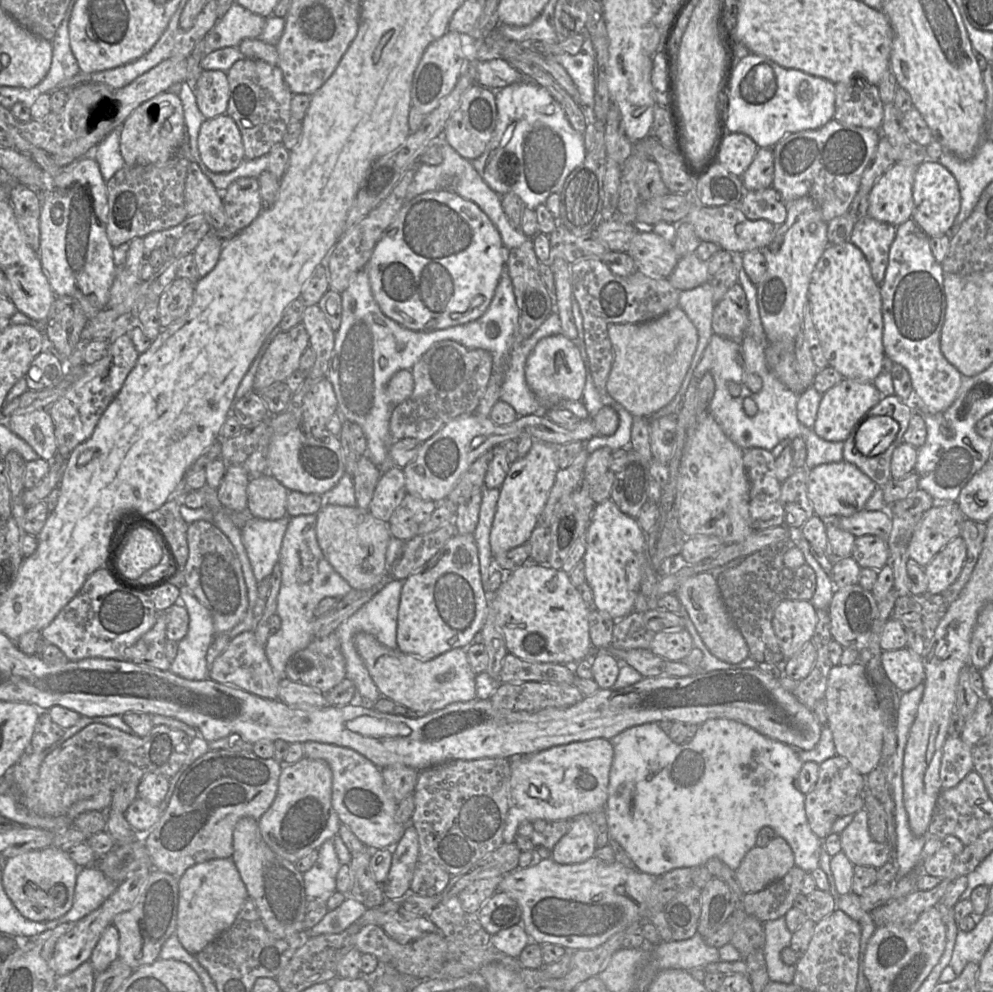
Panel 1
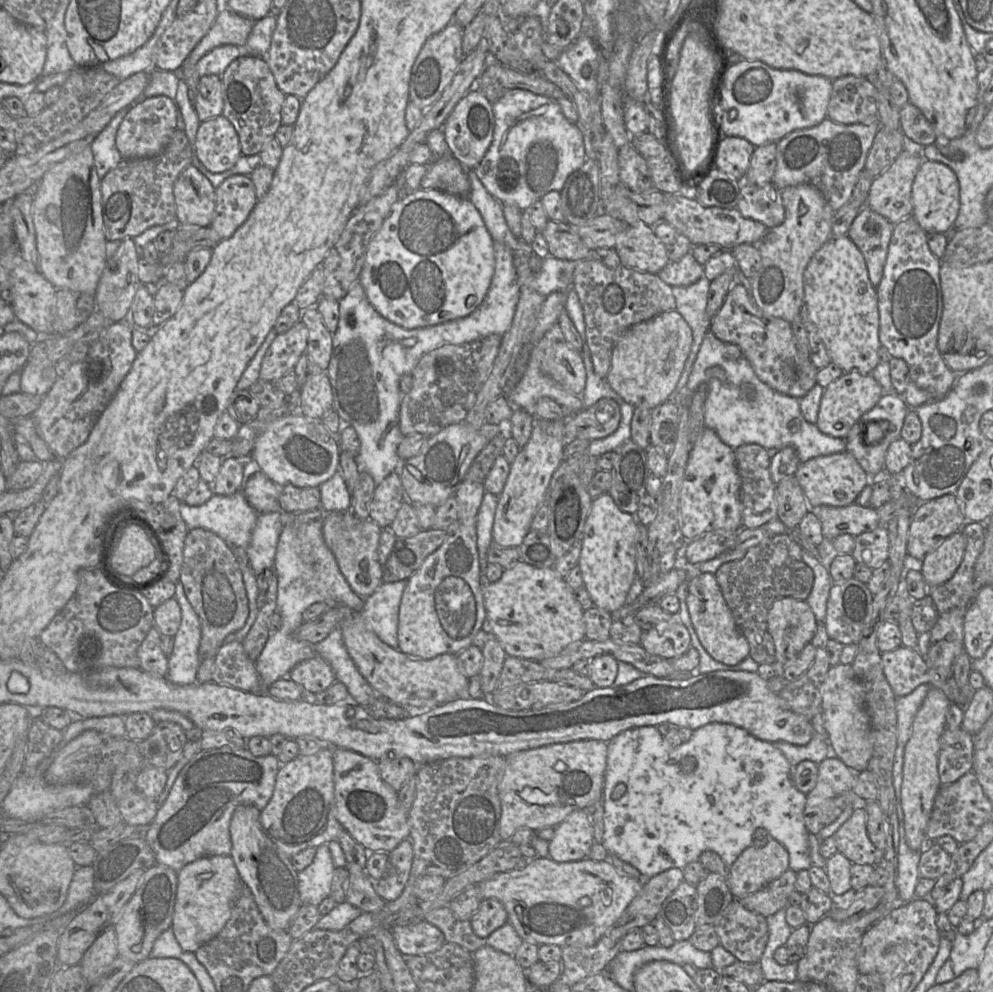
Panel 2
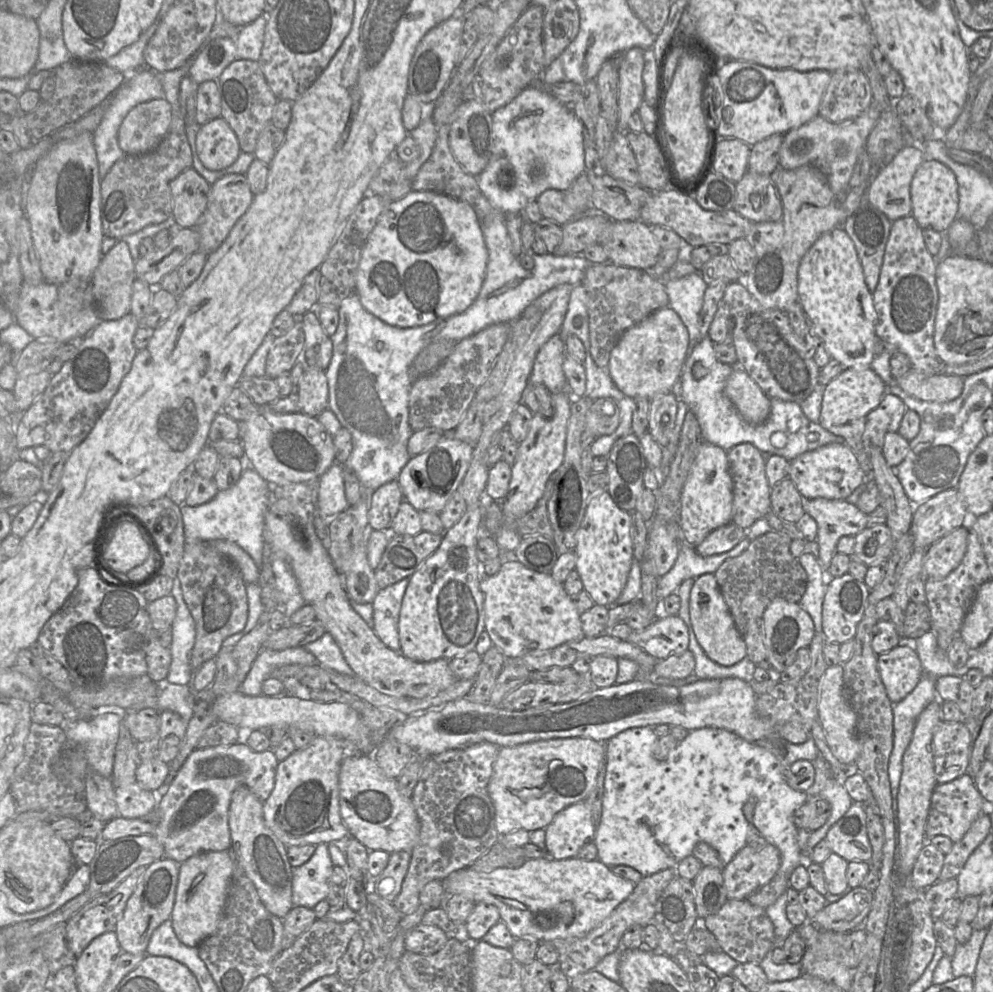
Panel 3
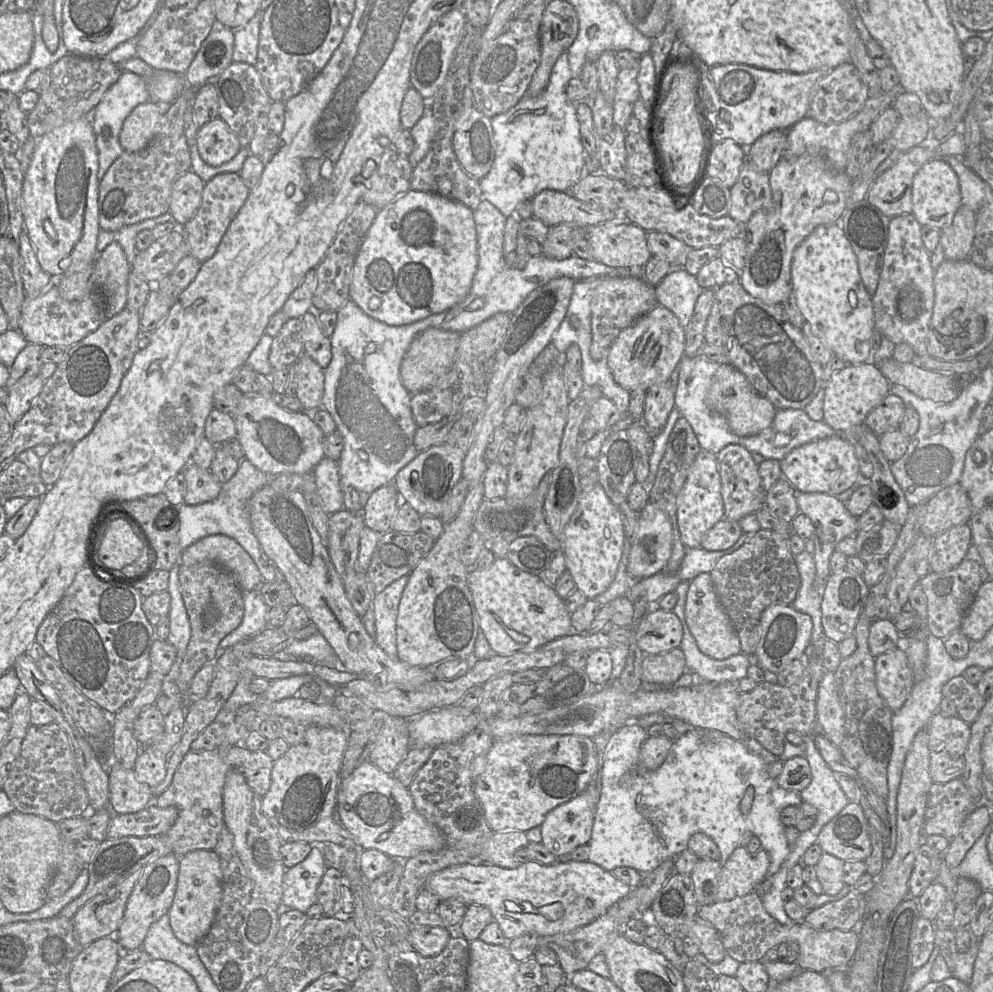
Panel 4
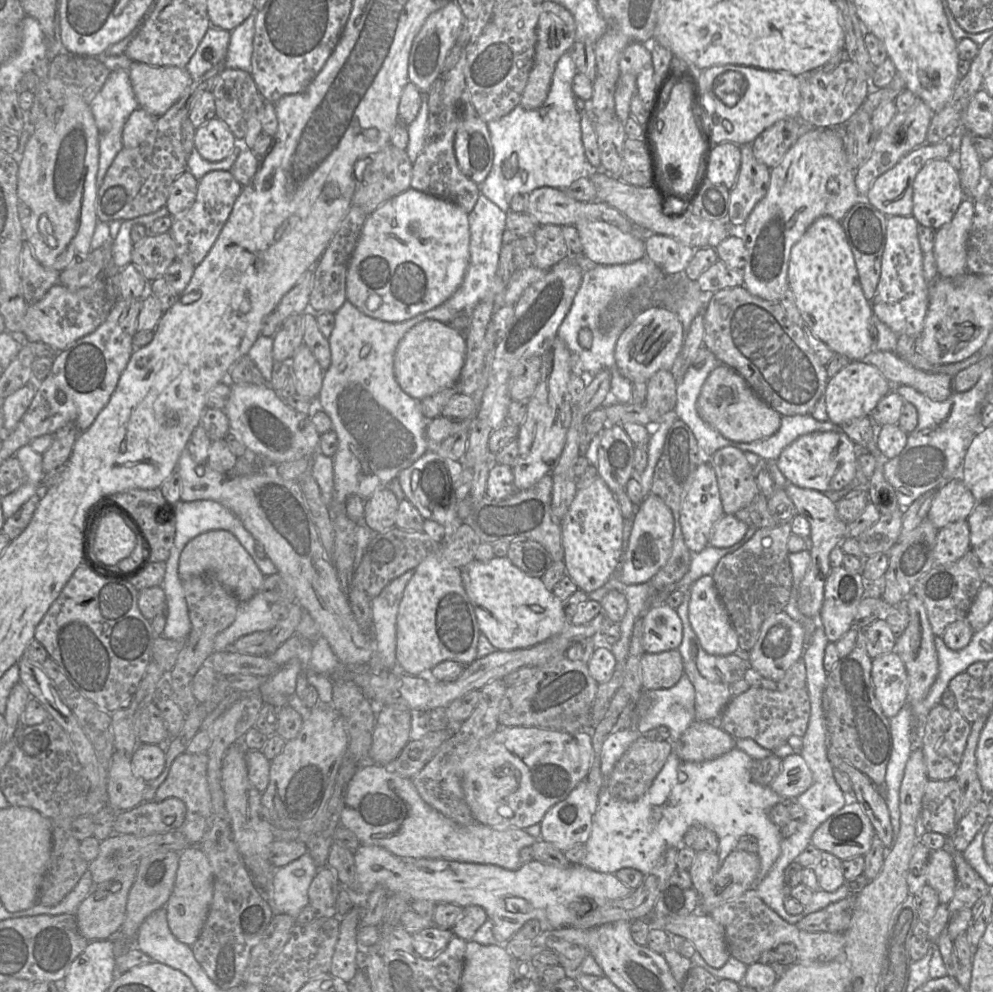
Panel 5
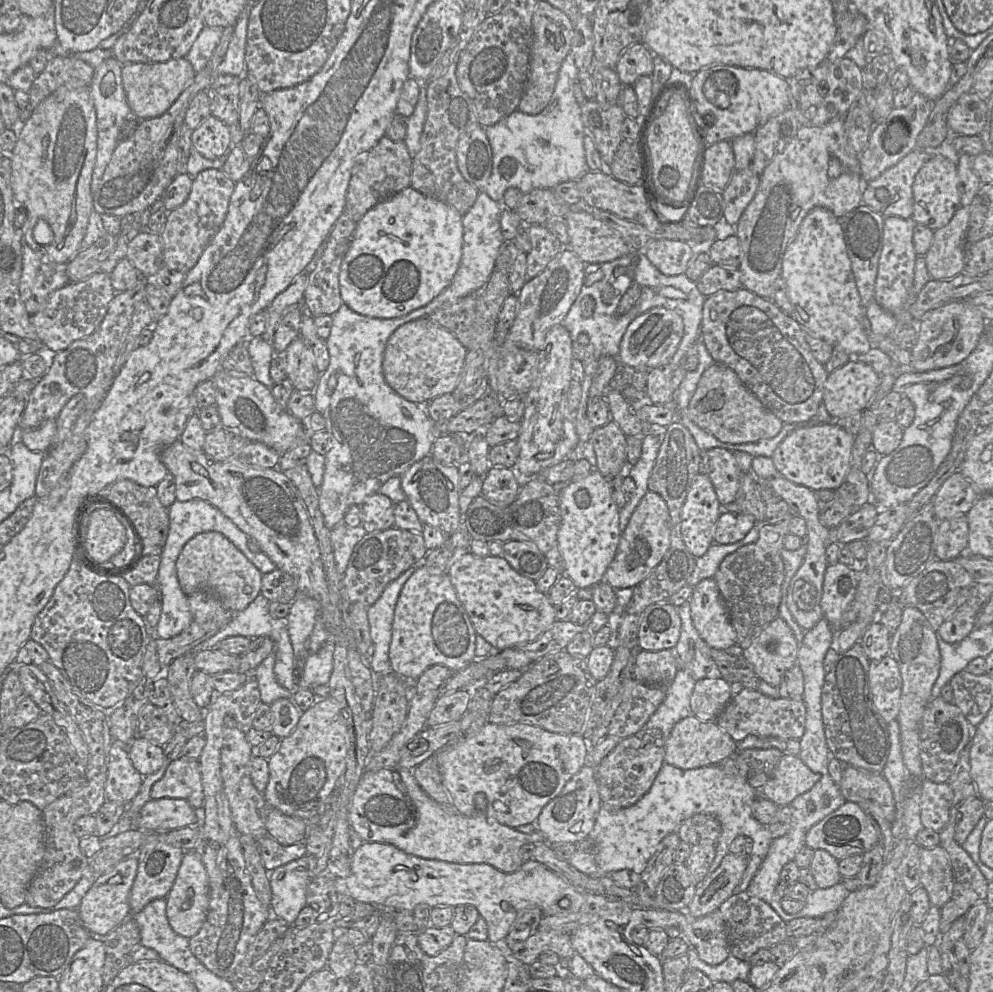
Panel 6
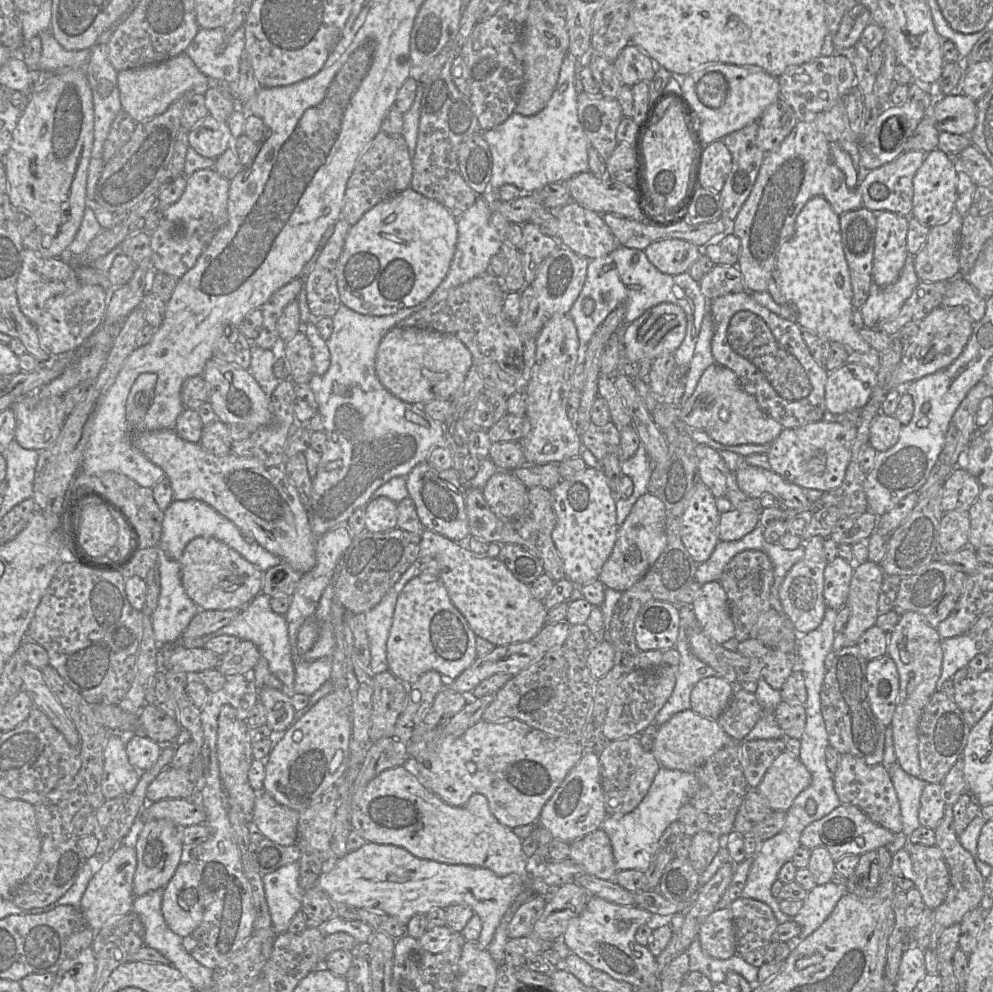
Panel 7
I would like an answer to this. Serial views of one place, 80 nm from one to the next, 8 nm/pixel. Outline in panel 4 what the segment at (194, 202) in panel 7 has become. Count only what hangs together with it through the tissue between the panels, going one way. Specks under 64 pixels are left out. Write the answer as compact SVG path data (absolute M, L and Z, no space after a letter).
M221 173L221 174L218 174L218 175L214 176L210 181L208 181L207 183L205 183L205 186L204 186L204 189L203 189L203 193L202 193L201 205L198 208L196 214L184 226L177 226L177 227L182 227L183 235L185 237L185 241L186 241L187 246L188 246L189 254L191 256L194 256L200 262L203 263L204 261L210 259L215 254L215 252L216 252L216 250L217 250L217 248L218 248L218 246L219 246L219 244L221 242L222 237L226 233L226 231L227 231L230 223L232 222L232 220L234 219L234 217L239 212L240 208L244 205L245 201L247 200L247 198L249 196L249 193L250 193L250 190L247 188L247 186L243 182L243 180L240 177L239 173Z

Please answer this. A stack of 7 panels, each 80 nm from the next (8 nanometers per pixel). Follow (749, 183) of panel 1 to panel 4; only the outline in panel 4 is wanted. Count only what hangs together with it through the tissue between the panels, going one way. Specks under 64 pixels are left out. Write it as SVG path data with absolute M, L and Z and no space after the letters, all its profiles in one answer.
M772 130L758 138L747 149L747 160L759 170L770 172L784 157L788 130Z

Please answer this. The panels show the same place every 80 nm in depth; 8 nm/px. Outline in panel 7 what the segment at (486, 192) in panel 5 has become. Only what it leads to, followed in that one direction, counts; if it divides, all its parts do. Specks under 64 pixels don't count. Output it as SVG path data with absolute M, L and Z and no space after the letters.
M566 53L555 90L546 107L533 116L513 113L500 125L482 132L492 156L492 174L483 195L497 193L505 184L533 193L551 183L589 172L589 140L579 122L574 86L576 58Z

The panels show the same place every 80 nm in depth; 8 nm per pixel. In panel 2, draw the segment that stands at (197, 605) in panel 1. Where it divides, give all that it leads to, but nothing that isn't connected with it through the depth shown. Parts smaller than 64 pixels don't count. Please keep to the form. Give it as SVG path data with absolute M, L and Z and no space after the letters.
M181 582L175 584L174 598L181 608L182 620L173 637L174 647L168 659L166 678L178 685L195 684L201 663L198 653L201 641L200 621L185 595Z

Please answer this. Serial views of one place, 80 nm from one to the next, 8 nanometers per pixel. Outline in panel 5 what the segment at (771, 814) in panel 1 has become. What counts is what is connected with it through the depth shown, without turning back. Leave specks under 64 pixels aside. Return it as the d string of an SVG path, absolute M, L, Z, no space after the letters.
M636 727L621 729L611 734L602 745L602 789L593 816L592 830L584 844L586 851L579 864L601 873L614 874L623 868L634 868L645 875L667 848L676 847L679 851L680 847L685 846L683 837L690 826L702 824L718 836L718 857L721 854L718 869L736 849L742 835L749 834L757 838L760 869L750 889L757 888L781 853L783 838L780 827L770 820L769 810L775 804L793 800L778 795L769 785L754 783L750 776L753 758L737 747L704 762L683 761L672 751L652 785L640 798L632 802L615 799L605 789L605 780L616 762L640 735Z

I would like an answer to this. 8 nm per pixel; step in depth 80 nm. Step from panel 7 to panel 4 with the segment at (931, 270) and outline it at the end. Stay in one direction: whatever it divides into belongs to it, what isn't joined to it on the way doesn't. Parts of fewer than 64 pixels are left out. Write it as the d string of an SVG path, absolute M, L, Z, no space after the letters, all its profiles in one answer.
M961 205L952 223L940 231L940 245L945 259L963 261L970 257L976 226L976 212Z

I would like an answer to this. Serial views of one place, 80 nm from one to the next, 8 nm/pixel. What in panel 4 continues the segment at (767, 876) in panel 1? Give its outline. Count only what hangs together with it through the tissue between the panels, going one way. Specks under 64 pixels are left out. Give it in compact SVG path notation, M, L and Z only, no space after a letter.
M746 847L736 848L721 867L716 901L732 900L755 890L769 866L770 857L764 849L752 853Z

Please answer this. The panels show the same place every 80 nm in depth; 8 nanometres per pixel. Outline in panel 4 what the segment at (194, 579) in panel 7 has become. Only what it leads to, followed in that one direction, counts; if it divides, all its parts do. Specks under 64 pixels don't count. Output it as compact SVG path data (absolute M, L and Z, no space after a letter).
M223 534L206 536L182 552L180 565L189 566L201 562L221 566L232 575L244 592L258 589L263 582L250 555L237 541Z

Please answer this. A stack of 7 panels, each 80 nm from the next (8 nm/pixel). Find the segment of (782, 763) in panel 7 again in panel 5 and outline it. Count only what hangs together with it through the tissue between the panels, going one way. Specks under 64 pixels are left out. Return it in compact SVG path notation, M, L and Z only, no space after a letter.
M796 753L782 759L780 772L769 786L778 795L794 800L804 793L812 783L811 770L804 758L799 753Z

